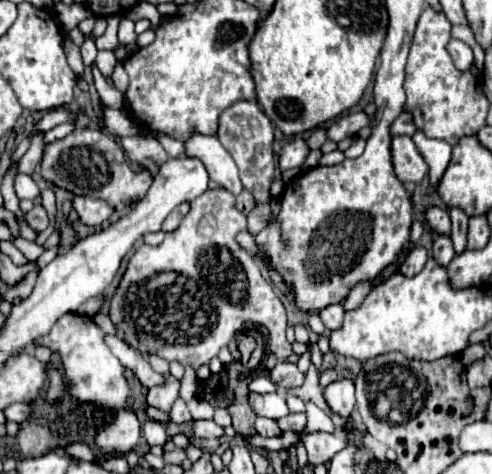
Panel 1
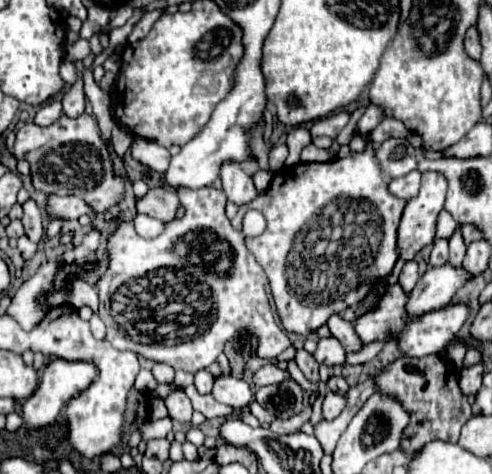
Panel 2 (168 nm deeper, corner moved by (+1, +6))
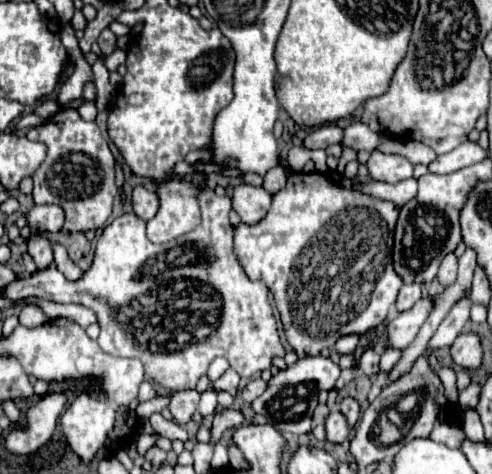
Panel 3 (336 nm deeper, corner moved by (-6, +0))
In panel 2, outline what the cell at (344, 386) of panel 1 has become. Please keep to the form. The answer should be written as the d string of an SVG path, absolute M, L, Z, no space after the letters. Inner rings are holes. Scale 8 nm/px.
M327 392L325 400L323 400L323 418L325 420L333 420L341 414L341 410L345 408L345 396L339 396L335 392Z

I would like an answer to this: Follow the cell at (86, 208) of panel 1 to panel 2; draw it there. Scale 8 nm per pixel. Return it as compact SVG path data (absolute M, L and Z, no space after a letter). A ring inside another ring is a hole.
M51 194L47 198L47 214L49 220L55 218L63 218L63 220L75 220L81 214L89 214L91 218L95 218L95 212L77 196L55 196Z

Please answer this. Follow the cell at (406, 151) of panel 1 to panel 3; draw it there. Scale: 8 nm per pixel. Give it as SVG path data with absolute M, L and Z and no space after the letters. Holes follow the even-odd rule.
M380 150L372 152L366 166L374 180L378 180L378 182L386 180L390 184L412 178L412 172L414 172L414 164L408 158L404 158L400 154L384 154Z

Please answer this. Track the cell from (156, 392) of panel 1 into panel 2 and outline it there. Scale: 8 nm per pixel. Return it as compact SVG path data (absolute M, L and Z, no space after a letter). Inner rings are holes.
M163 418L163 420L151 420L147 426L143 426L143 430L139 430L141 438L153 440L153 438L165 438L167 432L171 432L171 420Z

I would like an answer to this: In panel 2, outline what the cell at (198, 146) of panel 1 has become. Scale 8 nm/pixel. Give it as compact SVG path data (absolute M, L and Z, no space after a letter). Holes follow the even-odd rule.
M225 162L221 168L221 182L223 182L223 190L227 194L227 200L243 206L249 204L253 198L259 196L259 192L253 186L251 176L247 176L239 164L235 162Z

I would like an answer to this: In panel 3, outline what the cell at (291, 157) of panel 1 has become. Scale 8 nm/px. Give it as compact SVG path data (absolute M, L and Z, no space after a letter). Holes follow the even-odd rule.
M282 164L274 166L266 176L264 176L264 188L270 192L270 194L276 194L280 188L284 188L286 184L286 168Z

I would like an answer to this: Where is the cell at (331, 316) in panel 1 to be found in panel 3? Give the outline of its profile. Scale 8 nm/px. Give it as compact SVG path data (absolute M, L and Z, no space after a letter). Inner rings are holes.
M366 348L358 360L358 368L366 376L372 376L372 374L378 374L378 362L380 362L380 354L374 348Z

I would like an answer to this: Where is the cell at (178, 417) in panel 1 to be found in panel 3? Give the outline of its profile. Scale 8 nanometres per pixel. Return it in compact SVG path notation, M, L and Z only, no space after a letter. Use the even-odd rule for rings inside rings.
M184 390L184 392L172 394L172 402L168 408L170 408L174 420L178 424L188 424L192 420L194 412L198 410L198 400L200 400L200 394L196 390Z

